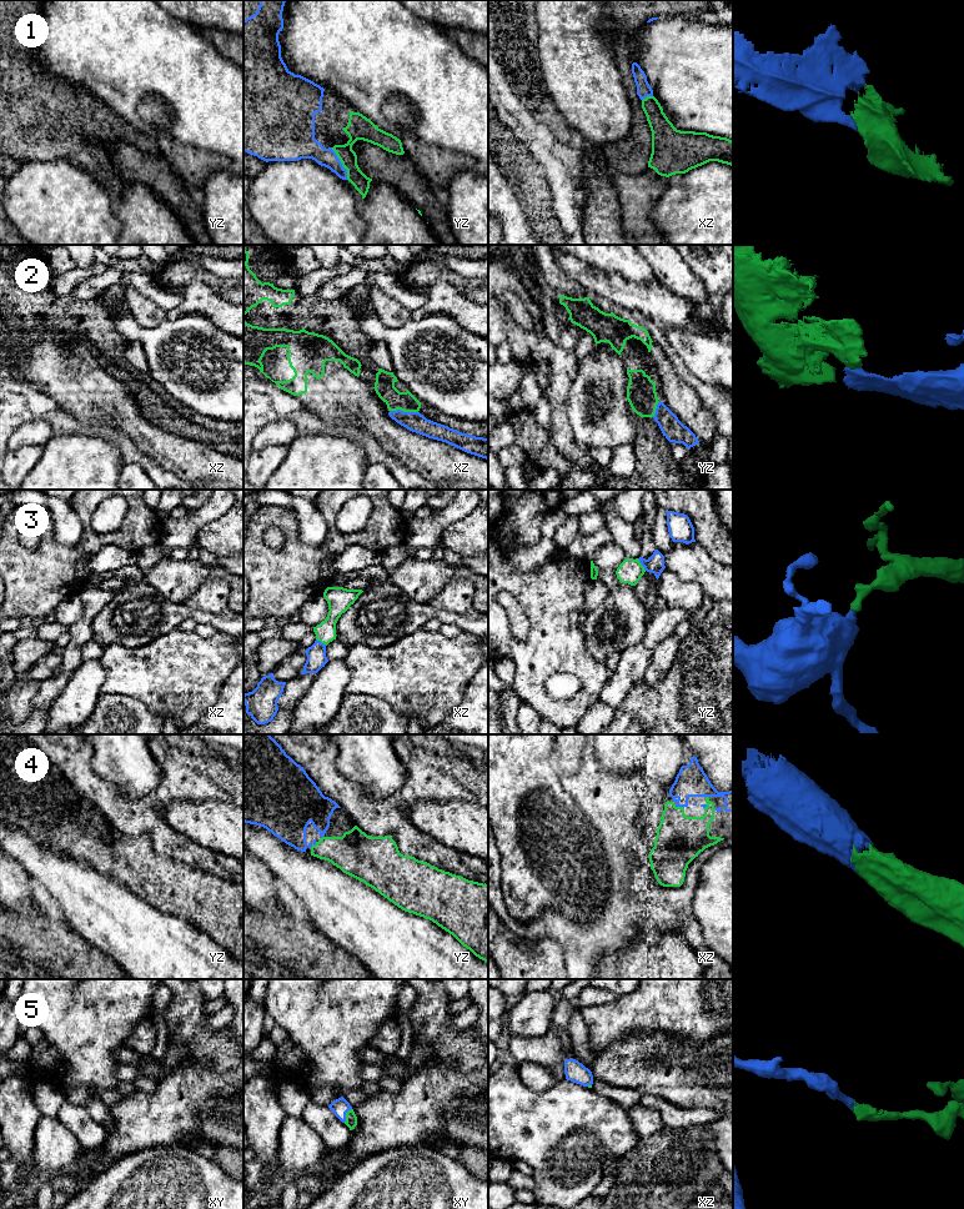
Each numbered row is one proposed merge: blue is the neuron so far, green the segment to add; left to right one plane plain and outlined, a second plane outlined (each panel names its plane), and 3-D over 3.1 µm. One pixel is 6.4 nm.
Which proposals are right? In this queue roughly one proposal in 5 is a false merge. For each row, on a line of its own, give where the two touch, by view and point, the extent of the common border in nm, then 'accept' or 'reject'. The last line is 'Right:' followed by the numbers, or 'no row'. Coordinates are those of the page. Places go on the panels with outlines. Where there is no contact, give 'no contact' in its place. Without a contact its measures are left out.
1: yz (341, 164) | 240 nm | accept
2: xz (402, 411) | 180 nm | accept
3: yz (641, 563) | 100 nm | accept
4: xz (679, 806) | 70 nm | accept
5: xy (345, 1115) | 110 nm | accept
Right: 1, 2, 3, 4, 5

